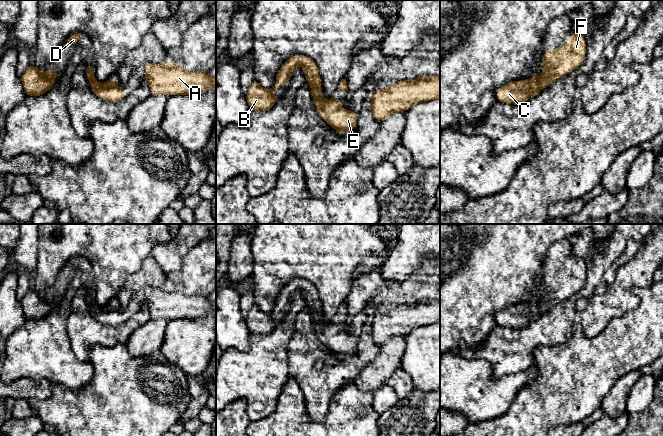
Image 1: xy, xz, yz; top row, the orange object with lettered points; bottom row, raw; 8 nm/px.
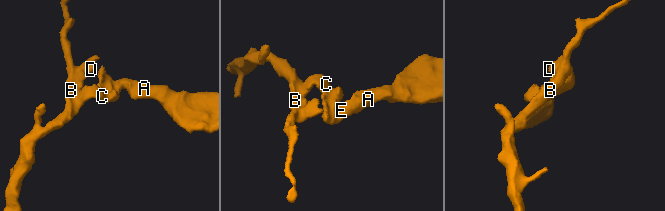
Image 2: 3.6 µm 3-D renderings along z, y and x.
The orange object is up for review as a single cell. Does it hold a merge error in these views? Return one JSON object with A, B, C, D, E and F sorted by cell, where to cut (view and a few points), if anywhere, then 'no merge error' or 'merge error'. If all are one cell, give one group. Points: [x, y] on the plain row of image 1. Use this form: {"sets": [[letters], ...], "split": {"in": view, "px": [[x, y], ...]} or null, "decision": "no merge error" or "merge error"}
{"sets": [["A", "B", "C", "D", "E", "F"]], "split": null, "decision": "no merge error"}

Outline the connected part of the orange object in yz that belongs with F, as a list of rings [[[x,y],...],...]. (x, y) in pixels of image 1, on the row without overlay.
[[[573,256],[560,274],[547,273],[542,281],[543,297],[528,304],[512,305],[496,315],[497,326],[522,328],[538,319],[541,313],[579,292],[585,284],[586,264],[582,258]]]

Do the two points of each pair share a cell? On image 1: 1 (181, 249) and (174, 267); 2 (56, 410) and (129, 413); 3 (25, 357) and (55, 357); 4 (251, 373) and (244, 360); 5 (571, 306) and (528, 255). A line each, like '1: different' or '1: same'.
1: same
2: same
3: same
4: same
5: different

